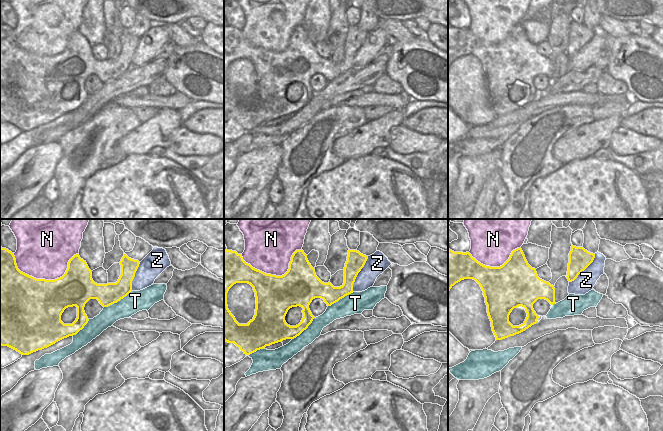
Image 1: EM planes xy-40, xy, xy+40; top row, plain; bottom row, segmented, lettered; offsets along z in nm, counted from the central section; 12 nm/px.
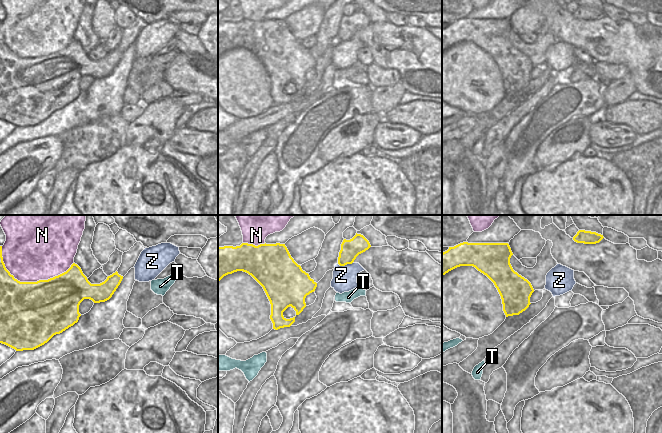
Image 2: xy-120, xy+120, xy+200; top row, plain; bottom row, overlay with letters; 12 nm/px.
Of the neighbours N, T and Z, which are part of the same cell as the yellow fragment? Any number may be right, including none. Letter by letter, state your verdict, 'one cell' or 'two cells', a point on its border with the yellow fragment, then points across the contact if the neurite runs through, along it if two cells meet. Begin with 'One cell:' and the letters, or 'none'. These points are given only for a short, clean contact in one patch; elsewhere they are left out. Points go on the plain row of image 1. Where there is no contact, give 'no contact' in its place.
One cell: none
N: two cells | xy-40 (44, 55)
T: two cells | xy-40 (117, 77)
Z: two cells | xy (357, 50)

